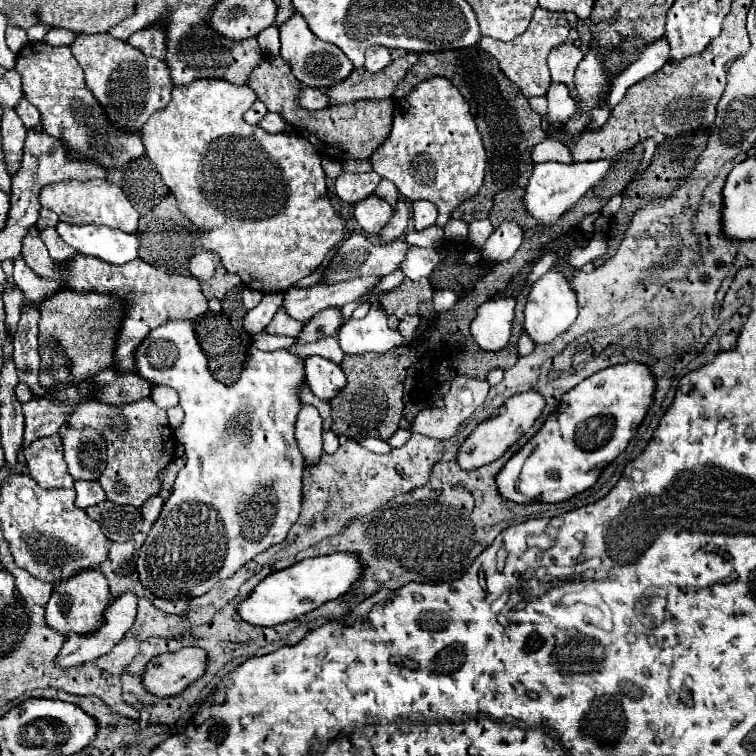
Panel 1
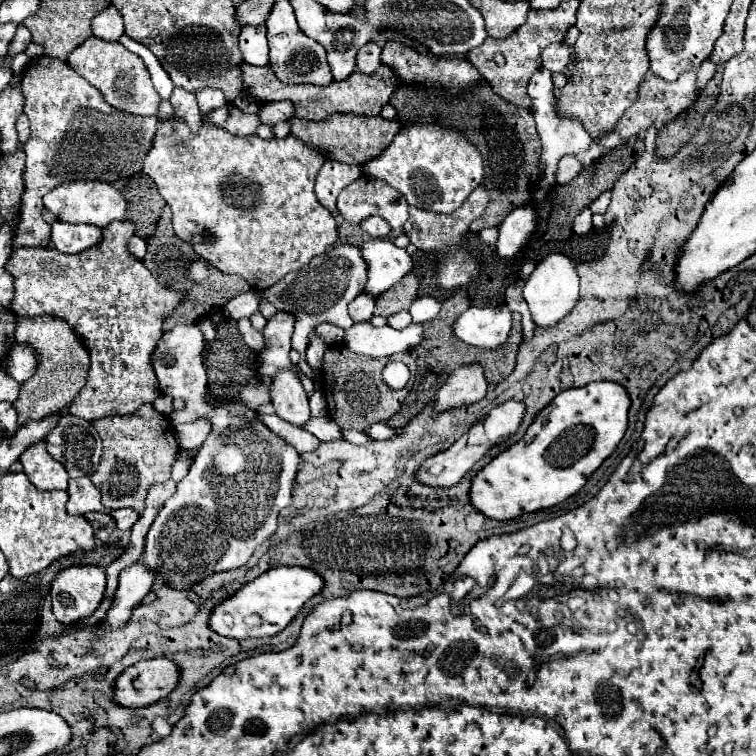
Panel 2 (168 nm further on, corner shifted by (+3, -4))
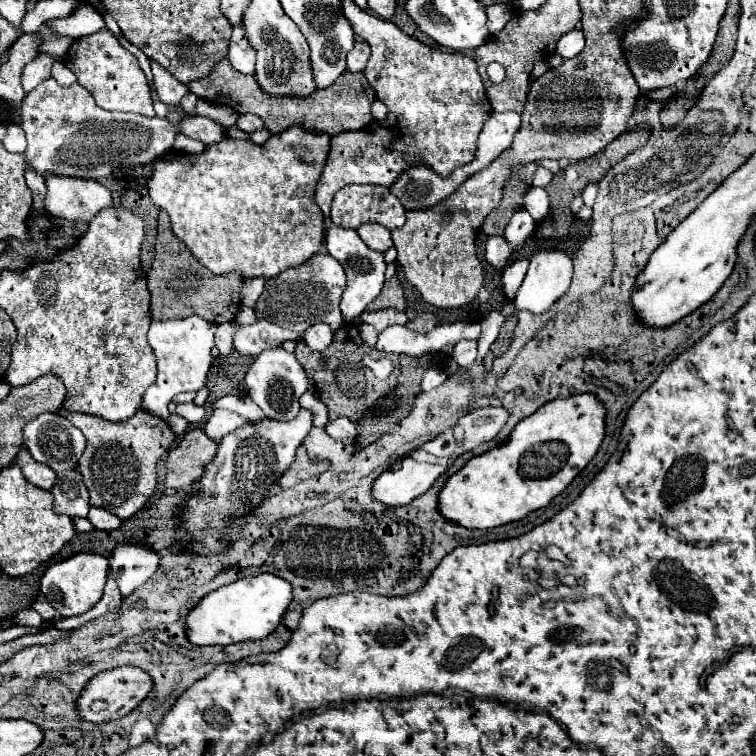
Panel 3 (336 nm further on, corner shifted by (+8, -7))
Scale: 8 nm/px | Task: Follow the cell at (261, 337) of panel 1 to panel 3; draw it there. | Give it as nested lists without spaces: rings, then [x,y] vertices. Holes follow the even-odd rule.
[[[314,254],[304,264],[284,270],[276,278],[268,278],[264,292],[260,294],[254,312],[258,318],[266,318],[282,328],[306,332],[314,322],[328,322],[332,330],[338,330],[344,320],[340,316],[340,296],[346,287],[344,268],[330,254]]]

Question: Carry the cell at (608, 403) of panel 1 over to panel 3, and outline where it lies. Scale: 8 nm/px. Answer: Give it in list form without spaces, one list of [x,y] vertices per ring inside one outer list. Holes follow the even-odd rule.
[[[574,394],[566,400],[552,400],[532,416],[524,418],[508,436],[508,440],[480,456],[470,458],[456,474],[448,478],[438,494],[438,512],[452,524],[486,530],[514,520],[522,520],[526,514],[544,508],[554,496],[558,496],[592,460],[604,438],[604,406],[592,394]]]

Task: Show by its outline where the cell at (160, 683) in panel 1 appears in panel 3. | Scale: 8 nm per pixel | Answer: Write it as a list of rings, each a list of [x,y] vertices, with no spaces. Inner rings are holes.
[[[122,666],[122,668],[112,668],[112,670],[104,670],[100,674],[96,674],[80,692],[78,700],[76,700],[76,710],[78,710],[78,718],[82,722],[90,722],[90,724],[100,724],[100,722],[110,722],[110,720],[118,720],[122,716],[126,716],[128,712],[132,712],[150,692],[152,688],[152,678],[134,666]]]

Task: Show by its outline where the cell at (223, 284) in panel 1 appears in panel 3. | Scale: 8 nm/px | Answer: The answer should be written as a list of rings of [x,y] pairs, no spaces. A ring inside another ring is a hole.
[[[160,212],[160,228],[154,246],[154,262],[148,272],[148,288],[152,294],[152,318],[154,320],[172,320],[184,316],[202,316],[212,324],[232,322],[240,310],[240,290],[242,290],[242,274],[230,272],[224,276],[212,274],[204,268],[194,254],[174,236],[170,218],[166,212]]]

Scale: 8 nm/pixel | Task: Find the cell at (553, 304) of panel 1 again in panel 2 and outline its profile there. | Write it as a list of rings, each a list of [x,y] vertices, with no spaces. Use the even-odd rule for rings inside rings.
[[[561,253],[547,255],[531,273],[529,281],[523,287],[523,297],[529,305],[533,323],[537,327],[553,327],[563,317],[567,317],[573,307],[579,303],[579,277],[573,267],[573,261]]]

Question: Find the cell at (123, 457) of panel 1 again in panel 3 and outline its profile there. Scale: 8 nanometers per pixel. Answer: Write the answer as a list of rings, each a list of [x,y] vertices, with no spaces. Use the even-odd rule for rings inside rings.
[[[62,408],[58,414],[66,416],[86,436],[86,448],[80,456],[78,470],[90,492],[90,504],[104,508],[122,520],[134,516],[152,496],[158,480],[158,460],[174,442],[174,434],[168,424],[146,410],[138,410],[124,422],[108,422],[88,414],[72,414]]]

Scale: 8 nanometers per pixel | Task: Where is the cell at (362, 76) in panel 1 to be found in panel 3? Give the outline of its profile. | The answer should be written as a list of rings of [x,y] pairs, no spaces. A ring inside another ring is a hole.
[[[220,60],[212,72],[200,80],[194,80],[186,84],[190,92],[194,92],[198,98],[214,102],[214,104],[226,104],[230,106],[236,114],[256,114],[262,118],[264,128],[268,132],[280,134],[292,124],[302,124],[304,128],[310,130],[322,130],[328,132],[330,136],[340,134],[340,132],[350,132],[350,130],[362,130],[372,122],[370,106],[374,102],[374,90],[364,78],[362,72],[344,72],[332,86],[324,90],[316,90],[306,98],[270,98],[260,90],[256,80],[252,76],[236,72],[228,60]]]

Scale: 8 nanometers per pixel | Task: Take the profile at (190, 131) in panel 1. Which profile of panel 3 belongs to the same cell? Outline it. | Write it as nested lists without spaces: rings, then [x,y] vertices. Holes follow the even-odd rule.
[[[290,126],[264,144],[248,140],[222,140],[208,146],[202,154],[176,152],[156,162],[154,176],[148,180],[148,192],[156,206],[164,208],[172,220],[174,234],[192,250],[192,254],[214,274],[232,270],[250,278],[274,278],[280,272],[300,266],[314,256],[324,238],[324,216],[314,202],[314,188],[330,152],[330,136]]]

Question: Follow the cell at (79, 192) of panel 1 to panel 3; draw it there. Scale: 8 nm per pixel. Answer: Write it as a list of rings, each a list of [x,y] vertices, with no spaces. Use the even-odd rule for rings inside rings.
[[[46,174],[44,178],[46,178],[46,186],[48,186],[44,208],[56,218],[62,218],[68,222],[90,222],[102,208],[112,206],[110,190],[96,180],[74,178],[74,176],[56,176],[56,174]]]

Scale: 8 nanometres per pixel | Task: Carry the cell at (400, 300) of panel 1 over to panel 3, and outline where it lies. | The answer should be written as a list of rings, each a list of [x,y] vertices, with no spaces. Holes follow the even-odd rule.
[[[396,276],[384,284],[382,292],[372,300],[372,304],[368,304],[366,310],[370,312],[370,310],[380,310],[380,308],[396,308],[396,310],[406,308],[404,290],[402,290],[402,284],[398,282]]]

